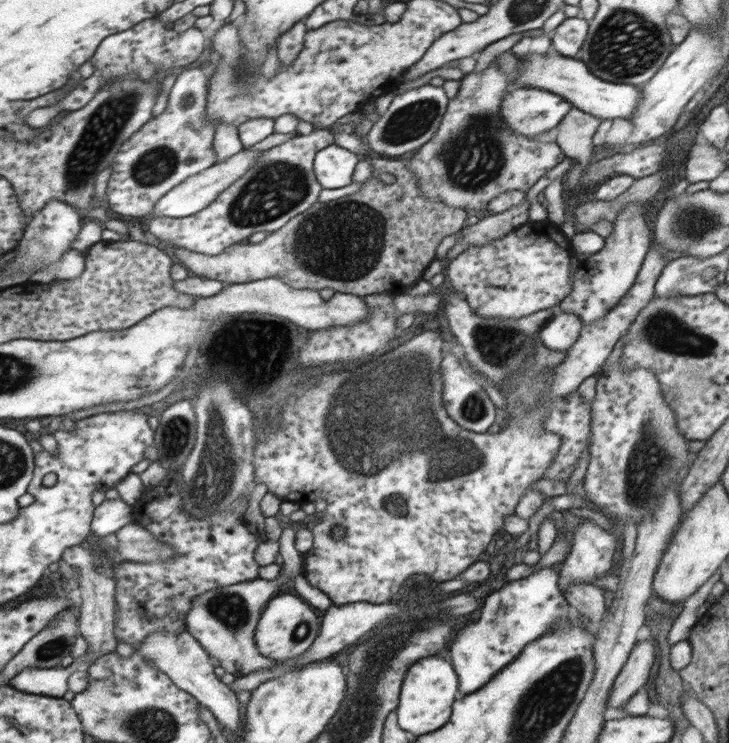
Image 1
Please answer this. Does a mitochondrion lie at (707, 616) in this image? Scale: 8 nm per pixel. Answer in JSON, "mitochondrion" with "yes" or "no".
{"mitochondrion":"no"}

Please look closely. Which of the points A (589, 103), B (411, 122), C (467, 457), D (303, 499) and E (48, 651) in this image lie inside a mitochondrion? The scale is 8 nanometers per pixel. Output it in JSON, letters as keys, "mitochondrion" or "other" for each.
{"A":"other","B":"mitochondrion","C":"mitochondrion","D":"other","E":"mitochondrion"}

